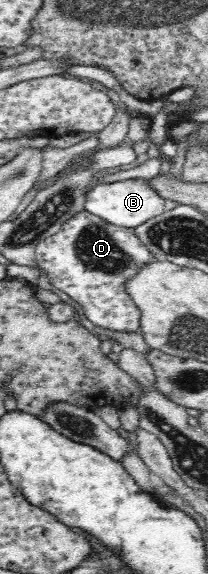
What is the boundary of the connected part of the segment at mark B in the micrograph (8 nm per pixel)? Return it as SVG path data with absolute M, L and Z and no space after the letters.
M128 179L96 185L86 196L85 210L107 220L110 224L136 228L147 220L160 216L166 211L164 199L154 191L146 179Z

